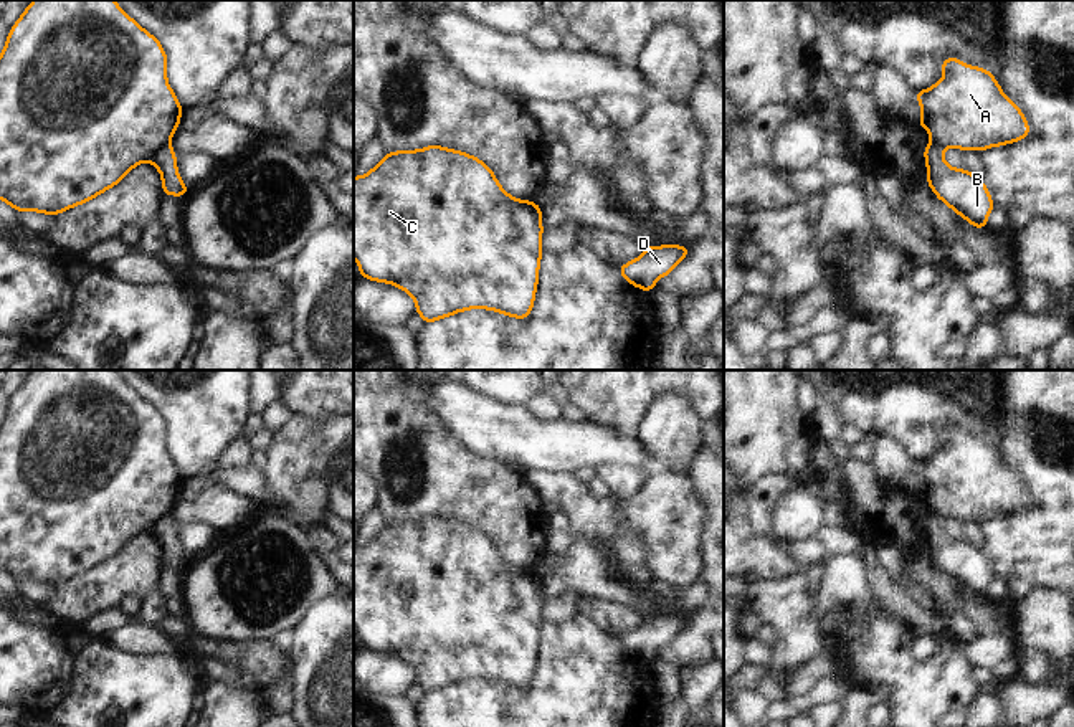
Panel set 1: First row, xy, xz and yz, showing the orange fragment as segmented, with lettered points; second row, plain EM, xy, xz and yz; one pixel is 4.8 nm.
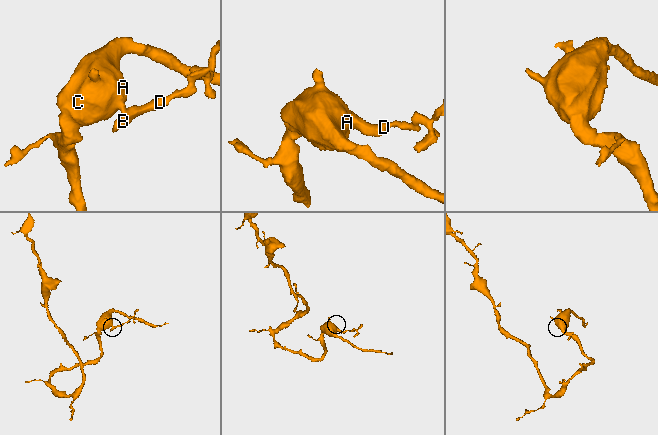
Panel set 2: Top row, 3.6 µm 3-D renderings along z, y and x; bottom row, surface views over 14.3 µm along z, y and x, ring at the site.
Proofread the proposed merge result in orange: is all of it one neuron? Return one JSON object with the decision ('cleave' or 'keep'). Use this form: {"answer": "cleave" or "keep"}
{"answer": "cleave"}

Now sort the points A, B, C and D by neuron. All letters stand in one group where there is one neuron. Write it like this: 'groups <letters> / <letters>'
groups A C / B D

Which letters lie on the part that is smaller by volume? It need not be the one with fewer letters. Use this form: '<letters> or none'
B, D

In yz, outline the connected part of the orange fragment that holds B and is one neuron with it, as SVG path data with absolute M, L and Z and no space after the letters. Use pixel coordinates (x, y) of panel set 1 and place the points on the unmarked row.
M930 512L924 519L927 554L945 575L962 585L975 598L986 598L986 588L995 578L983 549L965 539L952 539L943 530L943 519Z

